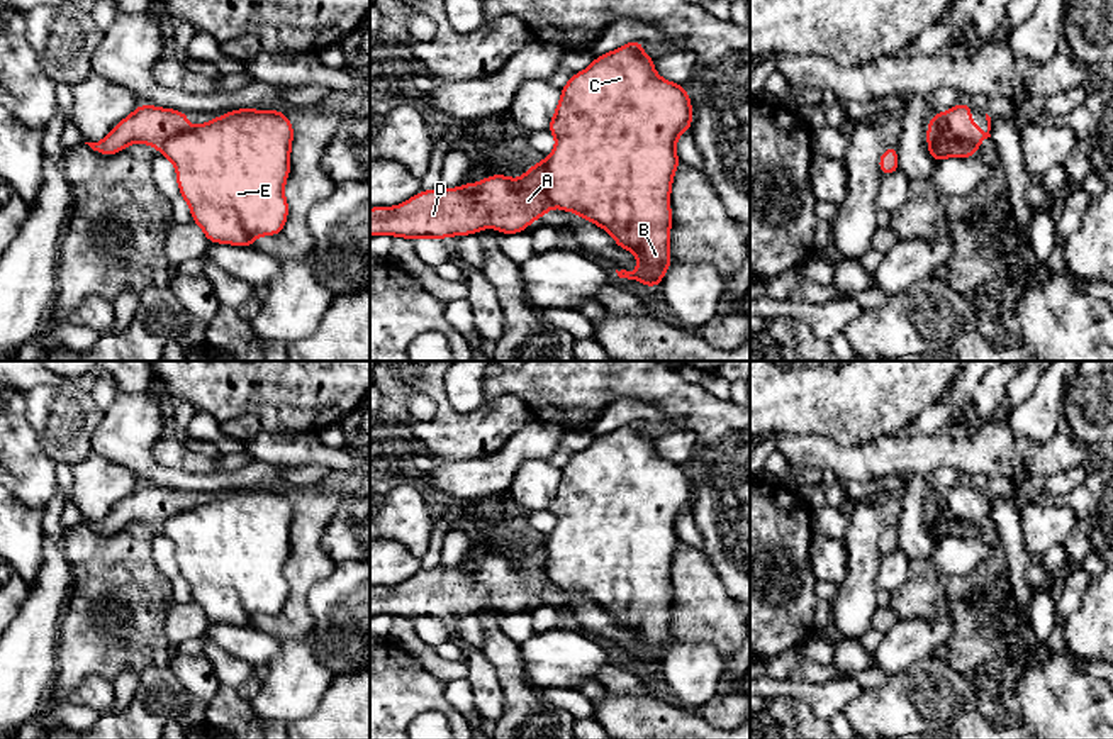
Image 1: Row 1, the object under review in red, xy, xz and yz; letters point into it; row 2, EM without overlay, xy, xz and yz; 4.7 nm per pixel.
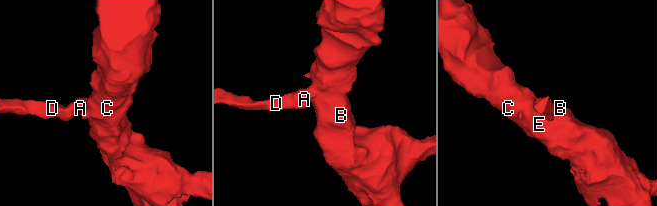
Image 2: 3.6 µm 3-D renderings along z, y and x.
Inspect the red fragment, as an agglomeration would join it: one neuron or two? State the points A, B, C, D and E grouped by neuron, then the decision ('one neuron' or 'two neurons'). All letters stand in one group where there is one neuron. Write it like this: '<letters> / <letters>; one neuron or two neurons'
A D / B C E; two neurons

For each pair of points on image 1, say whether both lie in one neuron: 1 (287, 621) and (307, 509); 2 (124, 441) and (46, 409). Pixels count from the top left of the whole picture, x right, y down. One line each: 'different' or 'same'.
1: same
2: different

